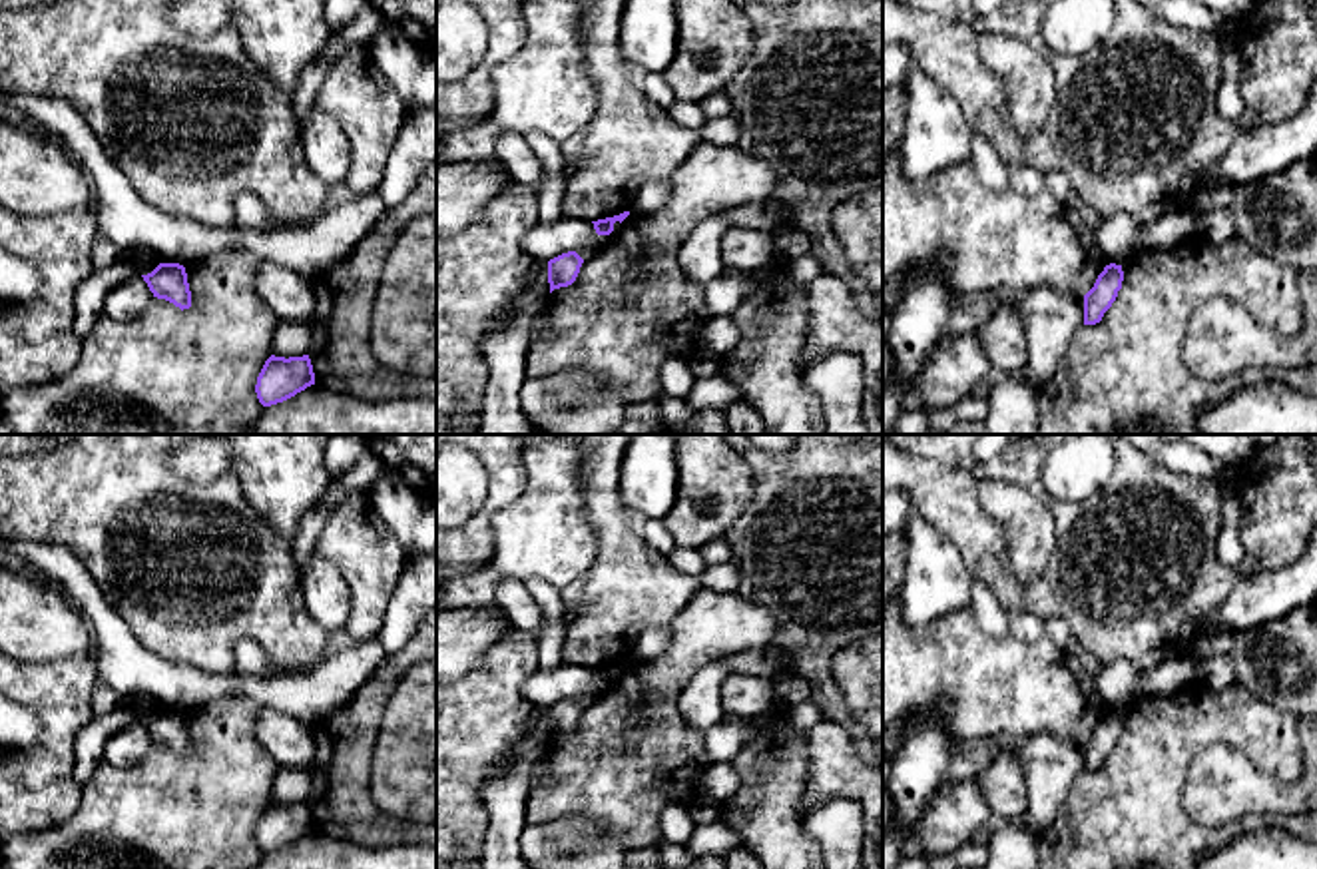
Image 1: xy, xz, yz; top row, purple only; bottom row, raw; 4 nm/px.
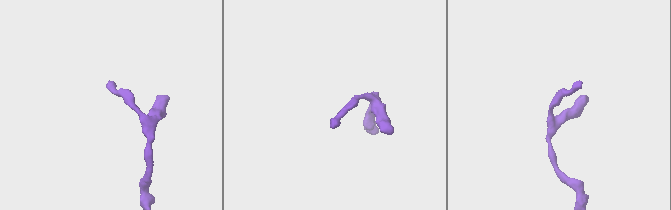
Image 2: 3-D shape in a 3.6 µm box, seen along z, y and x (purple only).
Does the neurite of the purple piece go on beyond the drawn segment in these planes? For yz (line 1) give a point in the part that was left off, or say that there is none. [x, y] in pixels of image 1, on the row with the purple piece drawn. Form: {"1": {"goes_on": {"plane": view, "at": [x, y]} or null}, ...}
{"1": {"goes_on": null}}

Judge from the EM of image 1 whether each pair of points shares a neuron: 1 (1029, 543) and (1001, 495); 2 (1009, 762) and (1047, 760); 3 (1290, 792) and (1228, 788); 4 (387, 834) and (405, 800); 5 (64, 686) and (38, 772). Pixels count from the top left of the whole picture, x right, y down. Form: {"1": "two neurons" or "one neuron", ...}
{"1": "one neuron", "2": "two neurons", "3": "one neuron", "4": "two neurons", "5": "one neuron"}

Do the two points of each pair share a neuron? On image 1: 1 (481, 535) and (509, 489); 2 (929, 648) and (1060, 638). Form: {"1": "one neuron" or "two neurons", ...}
{"1": "one neuron", "2": "two neurons"}

